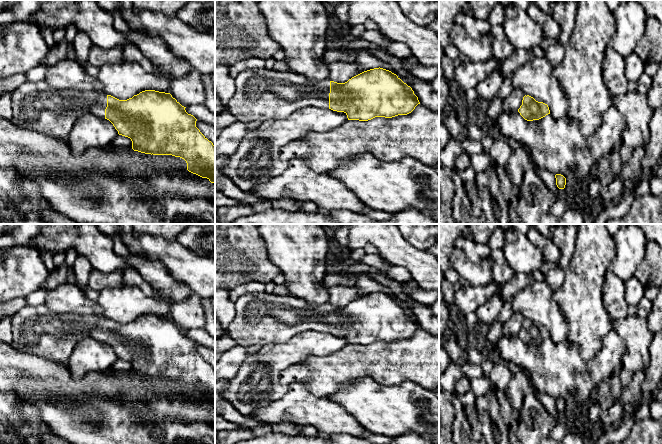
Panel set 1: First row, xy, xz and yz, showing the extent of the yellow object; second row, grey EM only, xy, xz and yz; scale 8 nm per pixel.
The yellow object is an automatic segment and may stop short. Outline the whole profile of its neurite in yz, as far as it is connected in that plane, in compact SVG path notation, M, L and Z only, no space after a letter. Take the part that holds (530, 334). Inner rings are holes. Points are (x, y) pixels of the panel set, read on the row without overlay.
M529 319L523 321L522 329L518 333L518 336L527 345L539 344L550 338L547 328L538 326Z

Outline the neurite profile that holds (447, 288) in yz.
M444 279L440 284L439 288L441 289L444 300L446 303L451 306L454 304L454 285L450 283L448 280Z

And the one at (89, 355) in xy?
M88 336L75 345L66 366L73 378L80 380L88 373L110 372L118 359L109 344Z

